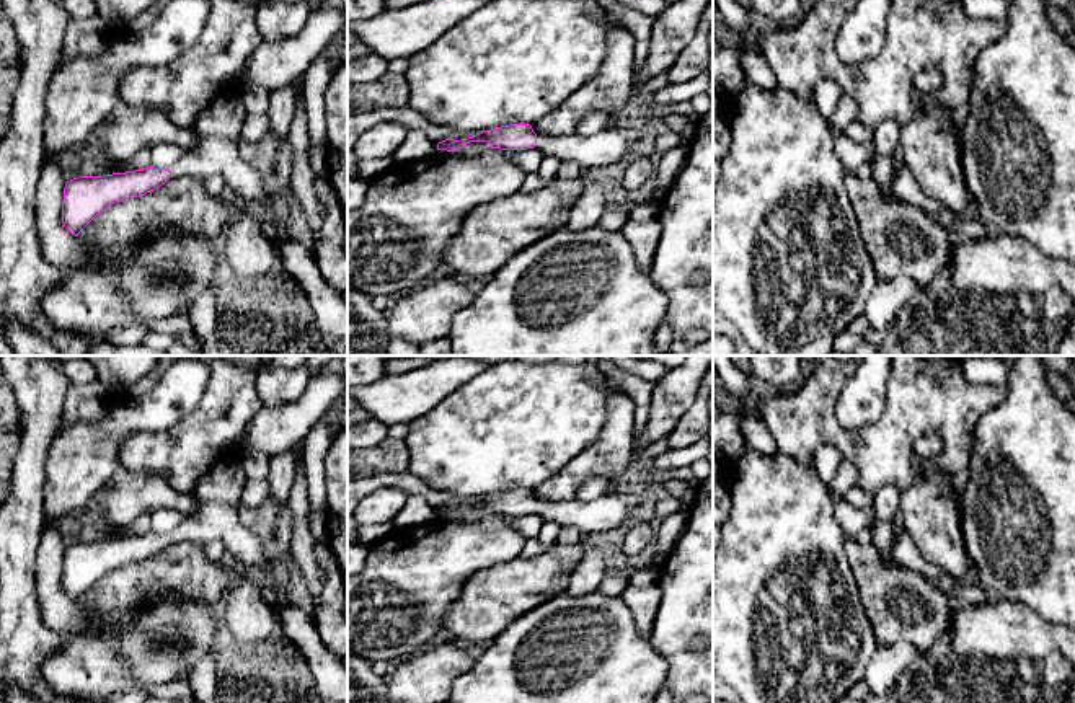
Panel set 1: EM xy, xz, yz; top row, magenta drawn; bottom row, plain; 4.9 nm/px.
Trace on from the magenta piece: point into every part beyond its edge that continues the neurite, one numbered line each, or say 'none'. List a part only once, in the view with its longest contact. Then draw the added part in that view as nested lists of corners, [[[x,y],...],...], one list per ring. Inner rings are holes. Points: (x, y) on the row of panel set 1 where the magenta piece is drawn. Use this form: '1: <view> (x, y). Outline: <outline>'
1: xz (606, 147). Outline: [[[605,129],[589,137],[577,134],[545,137],[537,135],[535,147],[545,158],[576,161],[581,170],[602,168],[620,161],[630,153],[626,140],[617,129]]]

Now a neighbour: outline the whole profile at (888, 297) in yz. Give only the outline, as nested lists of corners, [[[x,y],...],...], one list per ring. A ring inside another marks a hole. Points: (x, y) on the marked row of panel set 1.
[[[905,276],[887,281],[879,279],[865,305],[865,316],[869,321],[869,328],[881,331],[896,323],[902,305],[922,290],[914,279]]]

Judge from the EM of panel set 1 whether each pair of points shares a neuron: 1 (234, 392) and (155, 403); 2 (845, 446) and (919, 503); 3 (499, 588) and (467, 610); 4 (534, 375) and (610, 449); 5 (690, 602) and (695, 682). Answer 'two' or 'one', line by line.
1: two
2: two
3: one
4: two
5: one

